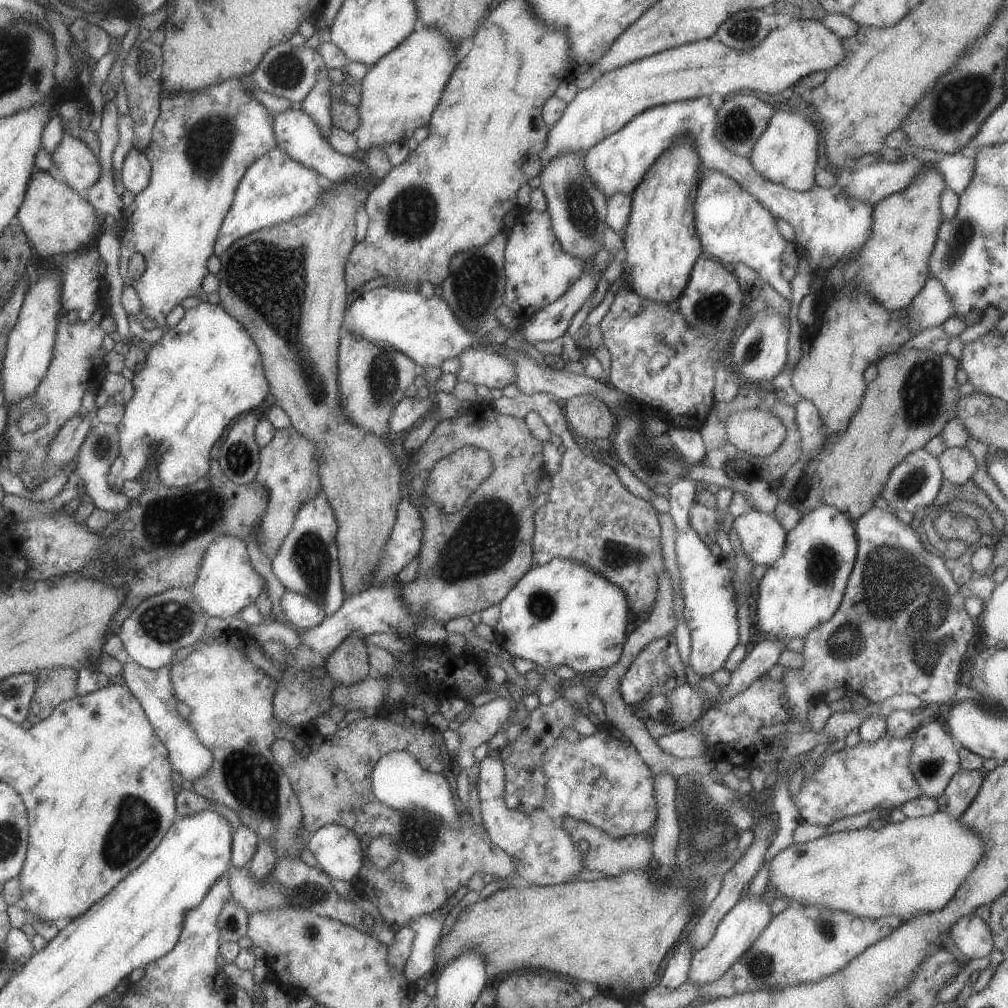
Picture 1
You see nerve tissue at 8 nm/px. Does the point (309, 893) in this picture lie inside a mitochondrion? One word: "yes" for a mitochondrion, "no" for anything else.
yes

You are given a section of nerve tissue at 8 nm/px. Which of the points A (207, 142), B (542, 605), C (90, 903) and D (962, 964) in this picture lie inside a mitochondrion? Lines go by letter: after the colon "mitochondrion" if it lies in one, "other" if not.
A: mitochondrion
B: mitochondrion
C: other
D: other

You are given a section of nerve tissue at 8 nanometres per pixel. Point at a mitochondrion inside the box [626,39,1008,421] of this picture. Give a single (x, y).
(958, 103)

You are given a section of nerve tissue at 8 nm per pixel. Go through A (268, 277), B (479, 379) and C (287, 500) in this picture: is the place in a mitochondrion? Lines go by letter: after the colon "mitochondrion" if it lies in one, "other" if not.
A: mitochondrion
B: other
C: other

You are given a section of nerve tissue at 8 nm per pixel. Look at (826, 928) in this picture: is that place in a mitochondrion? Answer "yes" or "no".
yes

